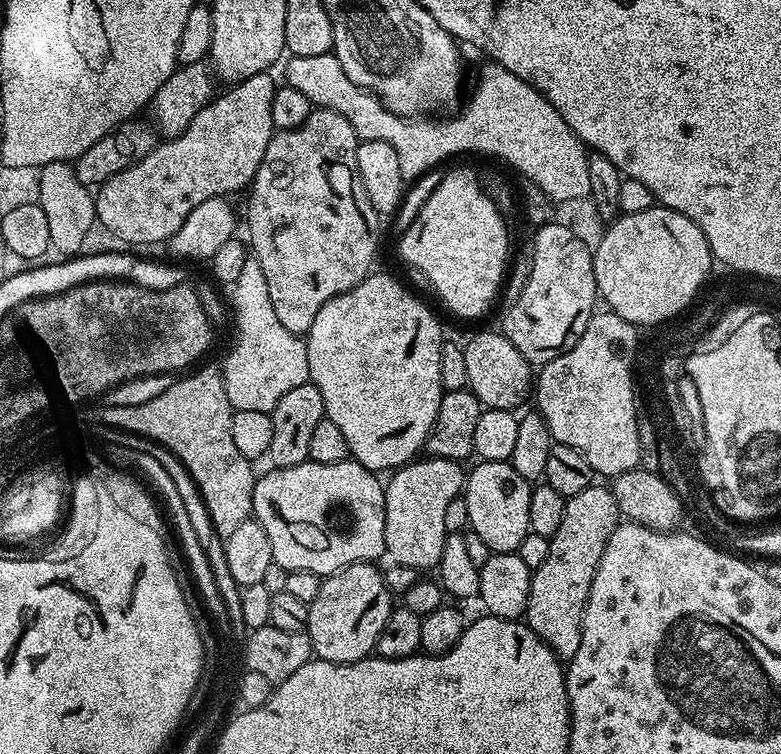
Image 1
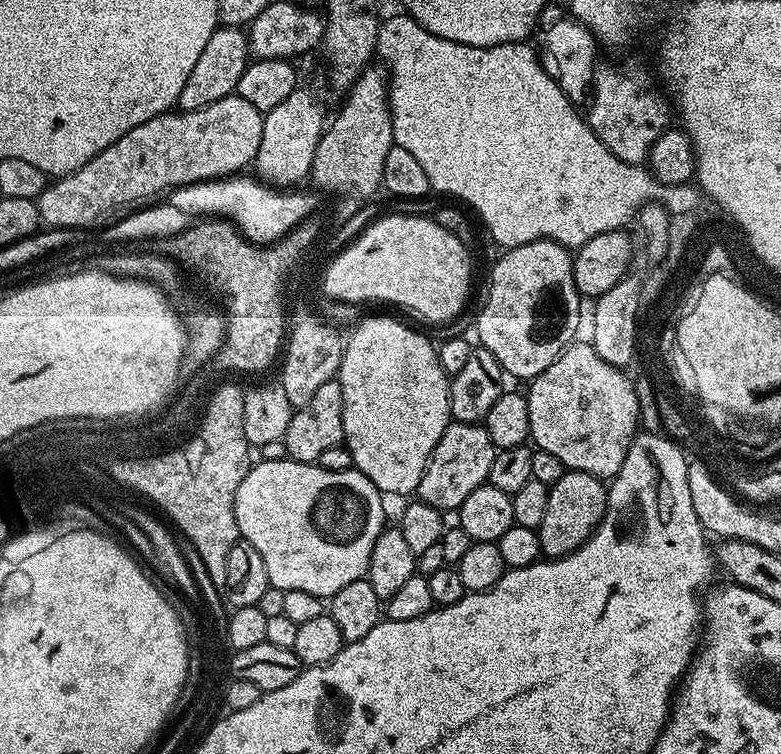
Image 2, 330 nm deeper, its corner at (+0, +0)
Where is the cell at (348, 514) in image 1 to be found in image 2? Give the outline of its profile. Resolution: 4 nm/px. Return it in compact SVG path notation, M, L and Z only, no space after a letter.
M285 458L283 460L261 459L260 464L249 467L242 486L234 502L234 514L238 522L240 539L244 540L266 562L268 583L283 592L306 590L321 598L330 598L347 586L349 582L365 579L370 566L370 554L374 554L374 544L384 532L385 497L366 478L366 474L355 468L346 470L326 470L319 463L304 464L301 460Z

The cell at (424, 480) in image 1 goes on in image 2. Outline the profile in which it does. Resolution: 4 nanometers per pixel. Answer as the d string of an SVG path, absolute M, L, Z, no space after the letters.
M449 423L438 446L434 446L415 495L422 502L439 508L445 514L455 513L472 491L488 483L490 466L494 463L497 451L494 442L490 442L490 434L484 429L483 423Z

